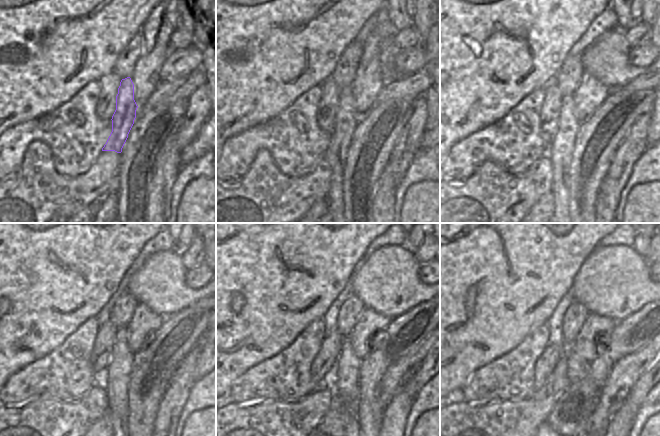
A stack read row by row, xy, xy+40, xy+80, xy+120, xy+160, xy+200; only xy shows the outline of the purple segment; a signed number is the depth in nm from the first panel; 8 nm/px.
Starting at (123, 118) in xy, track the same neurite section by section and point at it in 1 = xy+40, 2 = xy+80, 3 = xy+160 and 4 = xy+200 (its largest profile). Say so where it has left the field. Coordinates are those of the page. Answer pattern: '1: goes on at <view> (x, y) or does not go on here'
1: goes on at xy+40 (347, 118)
2: goes on at xy+80 (561, 147)
3: goes on at xy+160 (347, 364)
4: goes on at xy+200 (577, 368)

